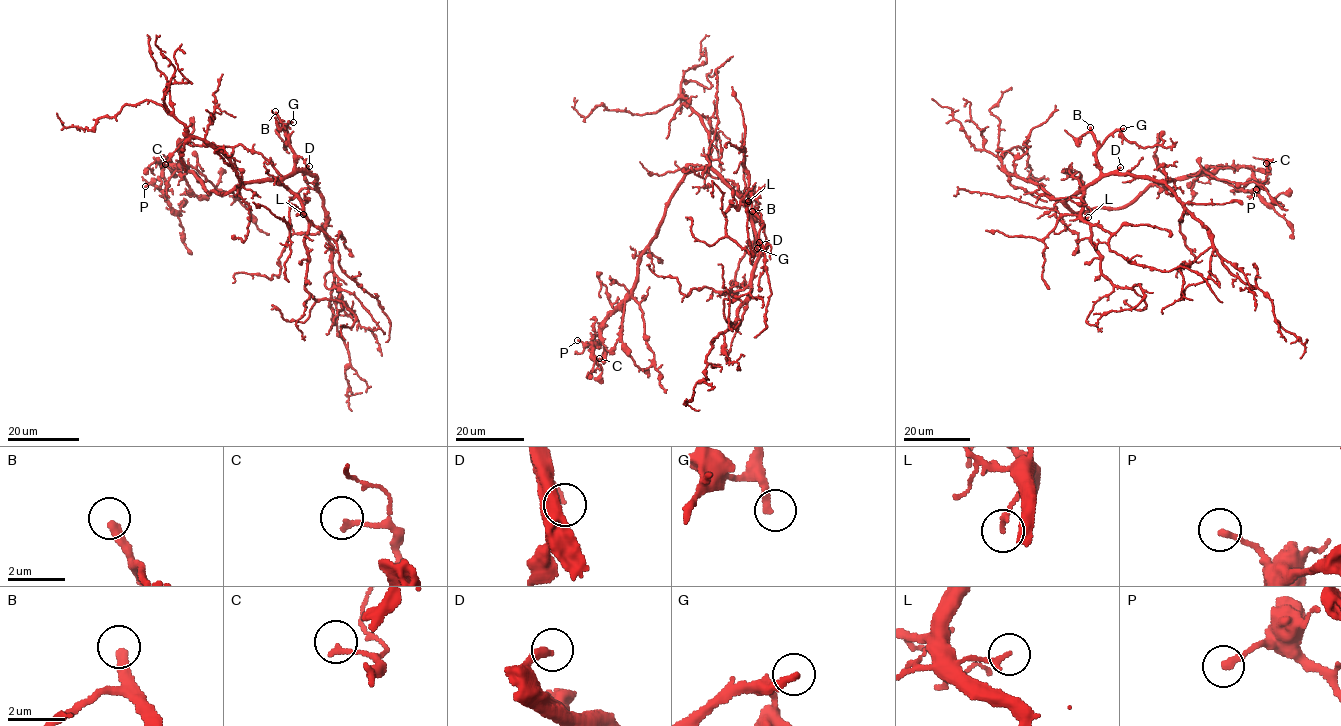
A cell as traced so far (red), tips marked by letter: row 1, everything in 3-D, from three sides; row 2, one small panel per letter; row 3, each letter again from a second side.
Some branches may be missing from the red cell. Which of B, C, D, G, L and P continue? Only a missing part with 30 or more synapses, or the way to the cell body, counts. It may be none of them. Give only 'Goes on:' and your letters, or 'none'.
Goes on: D

